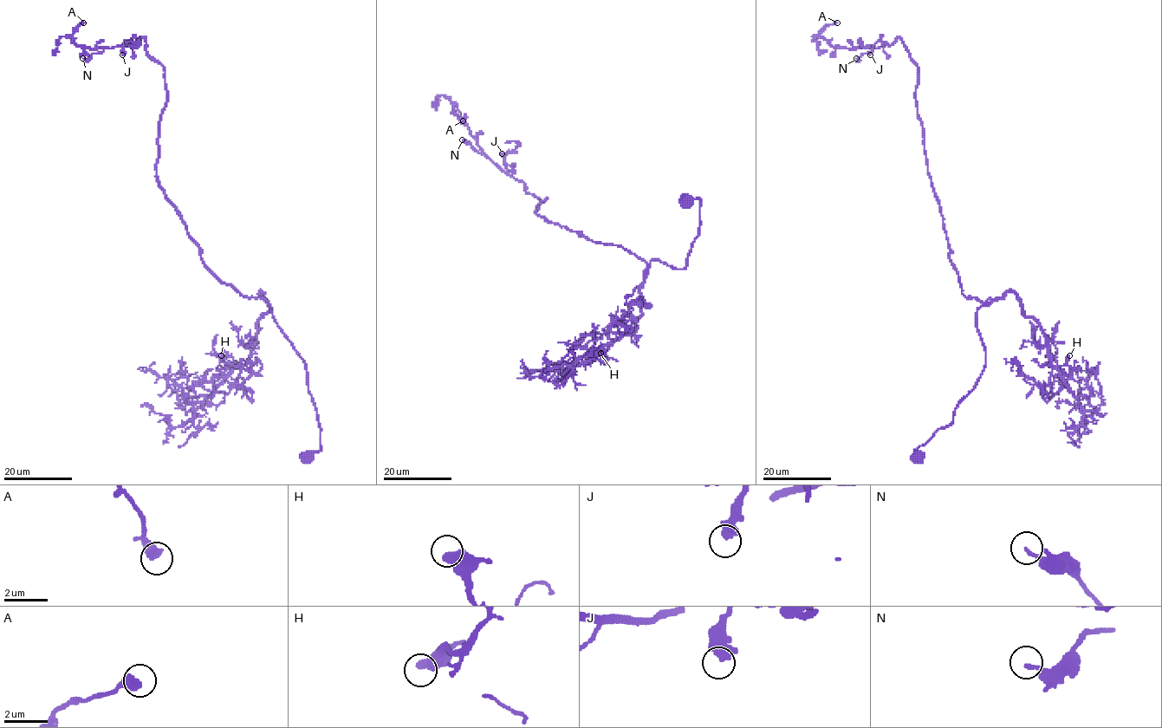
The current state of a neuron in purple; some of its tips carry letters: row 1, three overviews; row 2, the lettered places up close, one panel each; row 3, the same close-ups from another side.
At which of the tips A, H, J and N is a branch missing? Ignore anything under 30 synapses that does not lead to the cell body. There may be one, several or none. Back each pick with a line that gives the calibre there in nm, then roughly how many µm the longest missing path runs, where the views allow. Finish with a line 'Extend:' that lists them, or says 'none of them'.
Extend: none of them

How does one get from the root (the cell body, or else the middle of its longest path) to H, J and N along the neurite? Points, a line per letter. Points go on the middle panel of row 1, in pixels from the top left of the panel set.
H: (686, 201), (700, 199), (686, 266), (651, 261), (639, 288), (650, 306), (600, 353)
J: (686, 201), (700, 199), (686, 266), (649, 267), (538, 215), (546, 198), (507, 173), (502, 153)
N: (686, 201), (700, 199), (686, 266), (649, 267), (538, 215), (546, 198), (462, 139)

